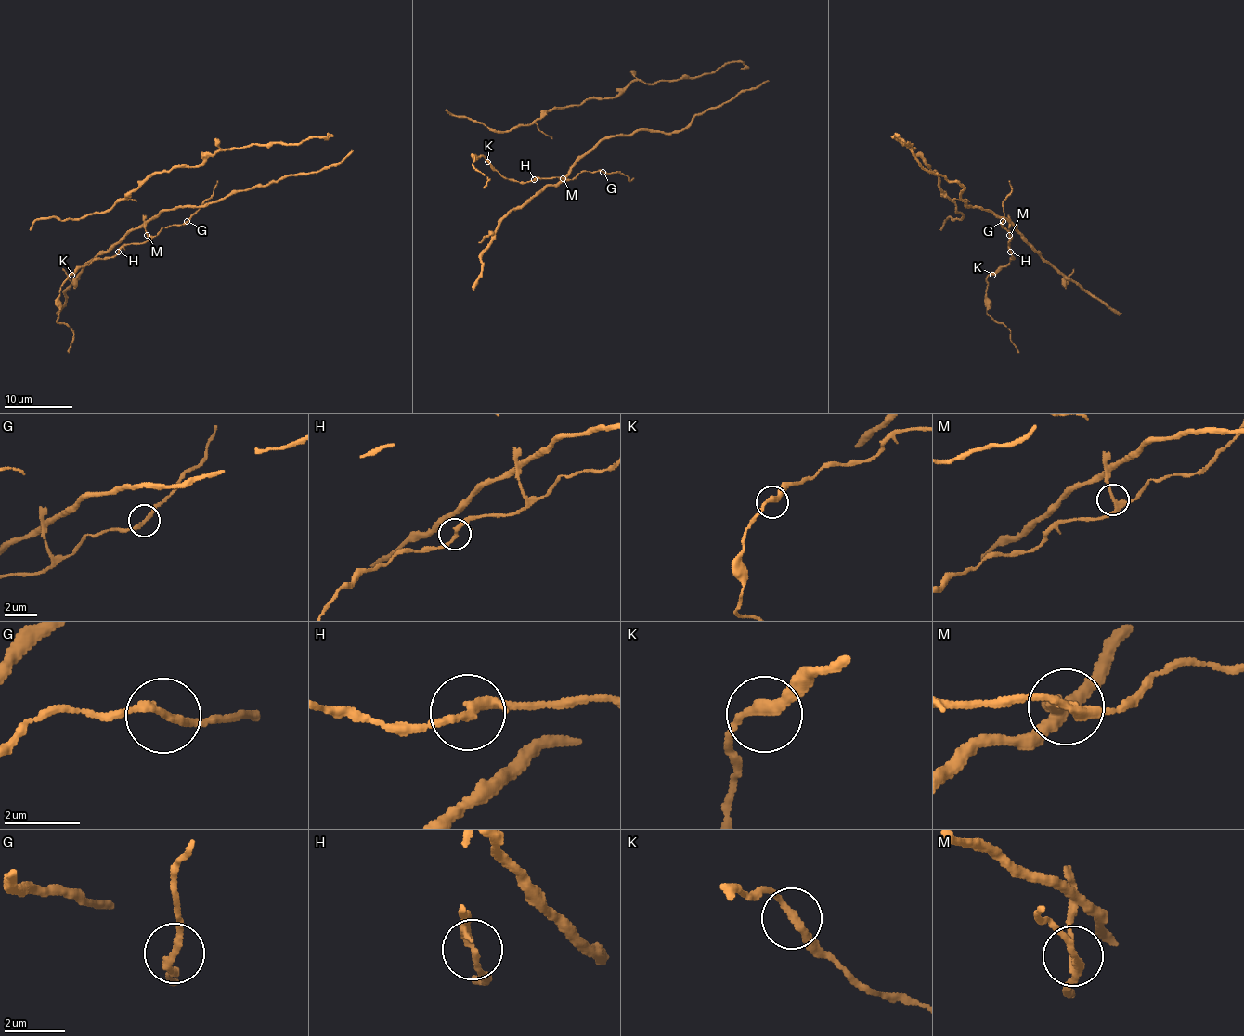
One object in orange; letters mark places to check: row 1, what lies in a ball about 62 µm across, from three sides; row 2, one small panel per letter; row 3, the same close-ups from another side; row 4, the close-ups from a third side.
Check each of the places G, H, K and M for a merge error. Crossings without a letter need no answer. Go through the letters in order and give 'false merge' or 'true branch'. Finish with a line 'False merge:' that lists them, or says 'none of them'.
G: true branch
H: true branch
K: true branch
M: false merge
False merge: M

